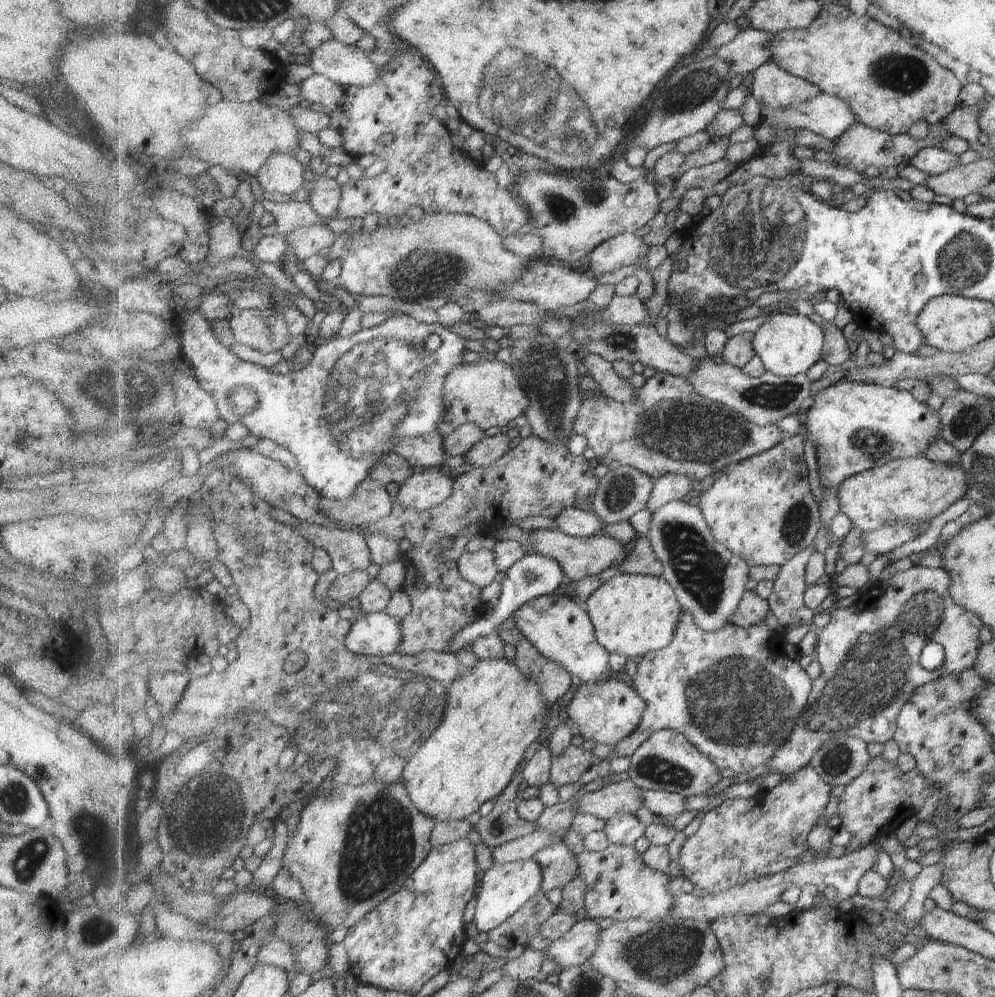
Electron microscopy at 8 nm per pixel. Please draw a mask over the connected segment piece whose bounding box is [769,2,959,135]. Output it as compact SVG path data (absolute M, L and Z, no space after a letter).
M827 2L811 28L776 33L775 40L771 40L769 44L769 52L771 61L779 62L790 74L819 86L823 93L851 102L849 106L857 114L860 124L888 134L906 134L910 126L919 119L925 120L929 125L940 124L953 112L957 104L959 82L949 70L941 68L931 56L927 56L919 48L907 46L905 38L899 32L885 28L867 15L856 17L845 6Z

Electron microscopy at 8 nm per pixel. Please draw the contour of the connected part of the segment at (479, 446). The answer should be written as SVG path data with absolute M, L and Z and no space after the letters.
M504 431L495 436L486 437L473 446L473 450L464 457L464 463L468 463L472 467L491 466L507 454L509 441L511 440Z

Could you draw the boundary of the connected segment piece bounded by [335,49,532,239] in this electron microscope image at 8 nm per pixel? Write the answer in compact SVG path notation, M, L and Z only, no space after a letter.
M409 50L409 52L396 52L391 53L392 59L386 65L386 67L381 67L381 78L377 80L377 84L373 84L373 86L361 87L361 86L351 86L348 88L345 94L345 104L342 105L344 111L348 115L350 119L350 123L348 124L347 128L339 130L338 132L341 136L344 136L344 150L349 152L349 146L380 146L380 135L391 134L393 135L393 142L389 144L389 150L383 150L381 152L381 156L379 159L382 162L386 163L386 167L384 171L371 178L360 178L357 181L349 180L348 183L343 183L343 198L341 198L341 206L339 206L339 214L335 216L335 219L349 219L353 220L354 217L361 217L362 219L365 216L369 216L369 214L377 214L385 215L387 218L394 222L395 219L399 218L401 215L405 215L409 206L416 206L423 209L426 215L429 214L437 214L437 213L447 213L447 214L465 214L475 216L476 218L484 219L486 222L489 222L495 230L499 231L500 234L503 236L503 239L513 236L517 233L519 228L523 228L529 223L529 220L532 218L532 211L529 210L529 206L525 204L524 200L520 198L519 195L516 194L515 188L512 186L502 187L499 186L499 182L497 182L497 178L495 178L495 174L493 172L488 172L484 169L484 166L481 162L471 159L468 154L468 151L463 151L461 149L453 147L451 144L451 140L449 140L451 136L451 132L446 128L444 121L439 122L435 116L433 116L433 108L437 106L437 104L441 103L441 98L443 98L443 88L441 88L441 82L439 82L439 78L435 76L435 72L431 70L431 65L423 59L421 52L419 50Z

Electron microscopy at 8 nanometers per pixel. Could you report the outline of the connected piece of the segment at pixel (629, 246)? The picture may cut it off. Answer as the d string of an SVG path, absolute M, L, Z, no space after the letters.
M632 233L621 234L593 250L588 258L590 272L597 276L621 270L623 266L639 264L641 256L647 258L649 249L650 246L643 242L641 236Z

